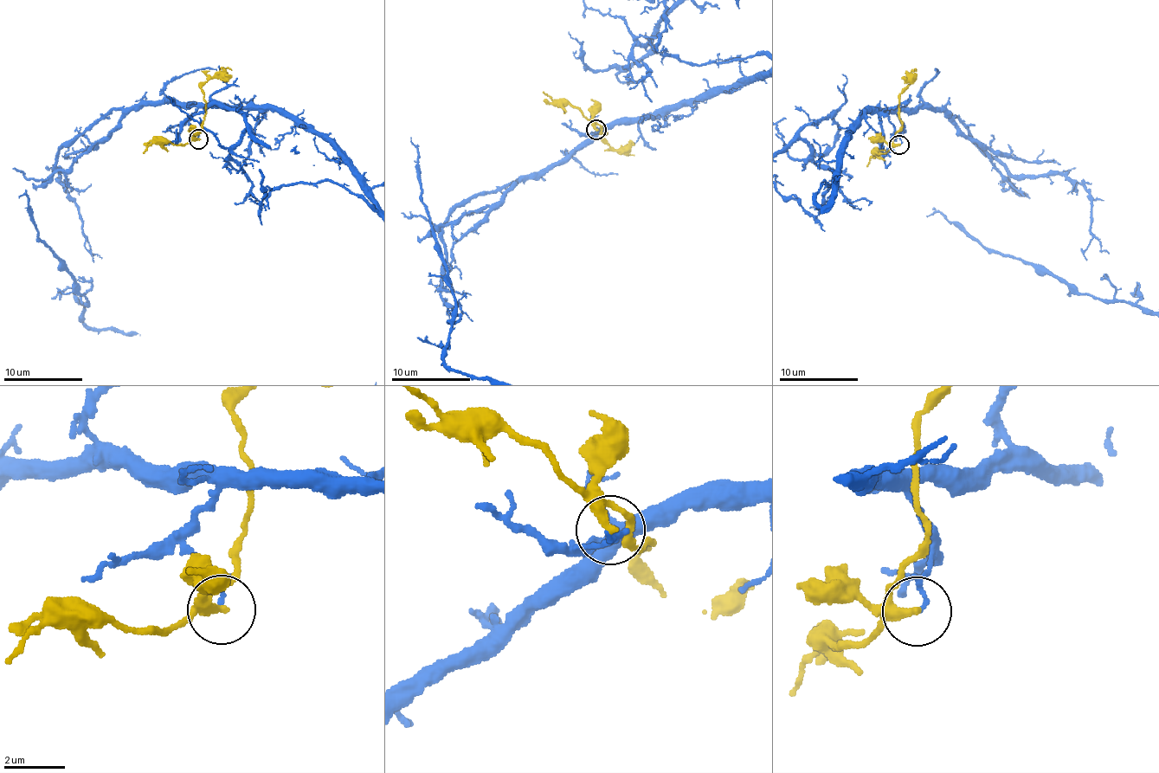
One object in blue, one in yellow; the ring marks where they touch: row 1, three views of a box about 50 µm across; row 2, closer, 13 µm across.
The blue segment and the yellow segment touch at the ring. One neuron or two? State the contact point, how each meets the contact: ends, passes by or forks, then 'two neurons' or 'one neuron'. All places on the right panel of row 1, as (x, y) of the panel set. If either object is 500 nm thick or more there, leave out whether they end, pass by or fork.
place (899, 144); blue ends; yellow ends; two neurons

